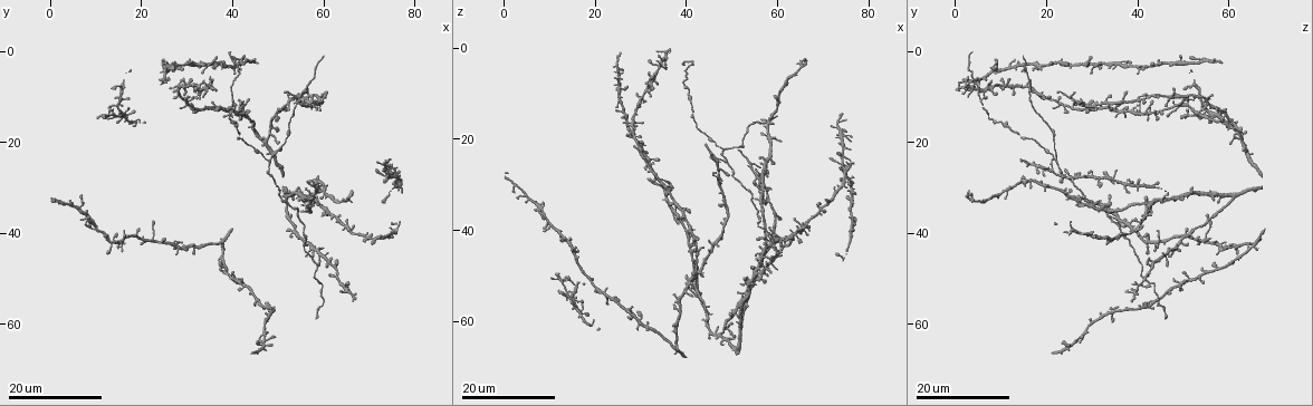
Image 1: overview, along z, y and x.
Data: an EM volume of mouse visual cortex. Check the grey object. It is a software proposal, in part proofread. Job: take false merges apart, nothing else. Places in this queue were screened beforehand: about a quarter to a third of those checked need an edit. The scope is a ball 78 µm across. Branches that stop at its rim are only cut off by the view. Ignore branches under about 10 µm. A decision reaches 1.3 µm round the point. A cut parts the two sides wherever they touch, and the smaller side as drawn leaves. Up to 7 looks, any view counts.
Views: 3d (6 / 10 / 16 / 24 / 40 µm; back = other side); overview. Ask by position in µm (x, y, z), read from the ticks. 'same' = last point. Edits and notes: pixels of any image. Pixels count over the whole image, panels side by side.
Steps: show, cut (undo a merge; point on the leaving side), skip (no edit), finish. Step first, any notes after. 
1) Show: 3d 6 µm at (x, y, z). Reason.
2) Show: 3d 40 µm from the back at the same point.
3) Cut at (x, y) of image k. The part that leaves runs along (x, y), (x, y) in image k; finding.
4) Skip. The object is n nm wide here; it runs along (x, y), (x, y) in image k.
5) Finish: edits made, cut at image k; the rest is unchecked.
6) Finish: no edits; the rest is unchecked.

Show: 3d 24 µm at (55.0, 35.0, 32.5). Arms part here.

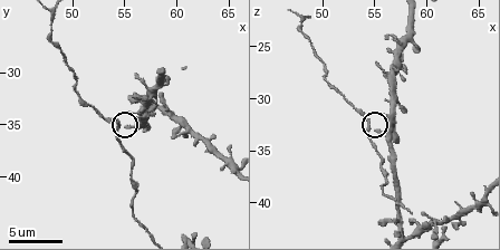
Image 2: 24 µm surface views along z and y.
Show: 3d 6 µm at (54.2, 35.0, 32.8).

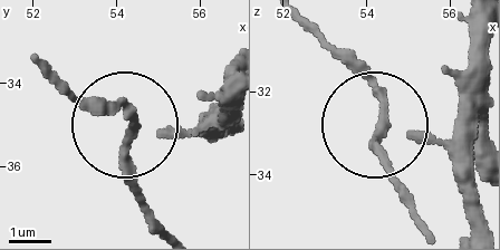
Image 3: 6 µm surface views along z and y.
Skip. The side arm is 60 µm long; it runs along (479, 230), (458, 166), (393, 126), (301, 20) in image 3; one cell here.

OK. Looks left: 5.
Show: 3d 16 µm at (48.0, 24.0, 22.5). A fork.

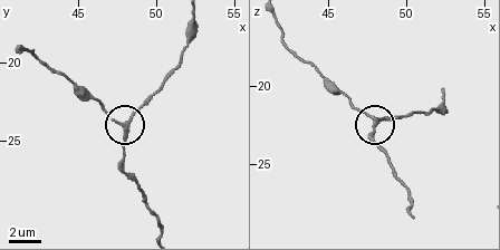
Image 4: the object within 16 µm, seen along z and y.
Show: 3d 6 µm at (47.8, 24.0, 22.0). Closer look.

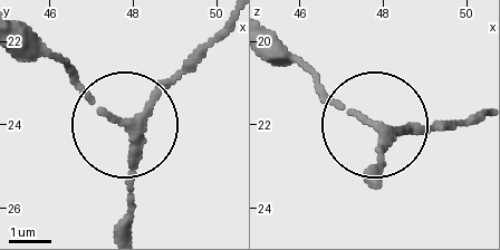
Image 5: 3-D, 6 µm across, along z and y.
Skip. 3 arms meet here; continuous, no second cell.

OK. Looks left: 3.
Show: 3d 24 µm at (28.0, 3.5, 18.5).

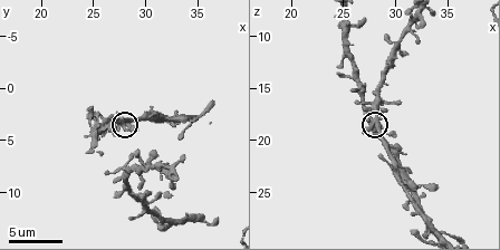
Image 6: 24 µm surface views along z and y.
Show: 3d 6 µm at the same point. Zoom in.

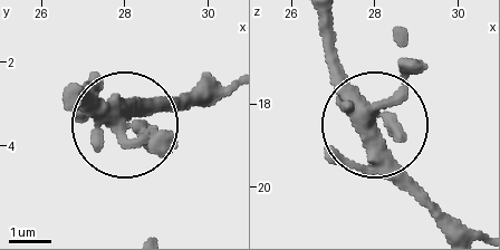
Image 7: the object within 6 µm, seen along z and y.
Skip. 4 arms meet here; continuous, no second cell.

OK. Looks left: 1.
Finish: no edits; the rest is unchecked.

